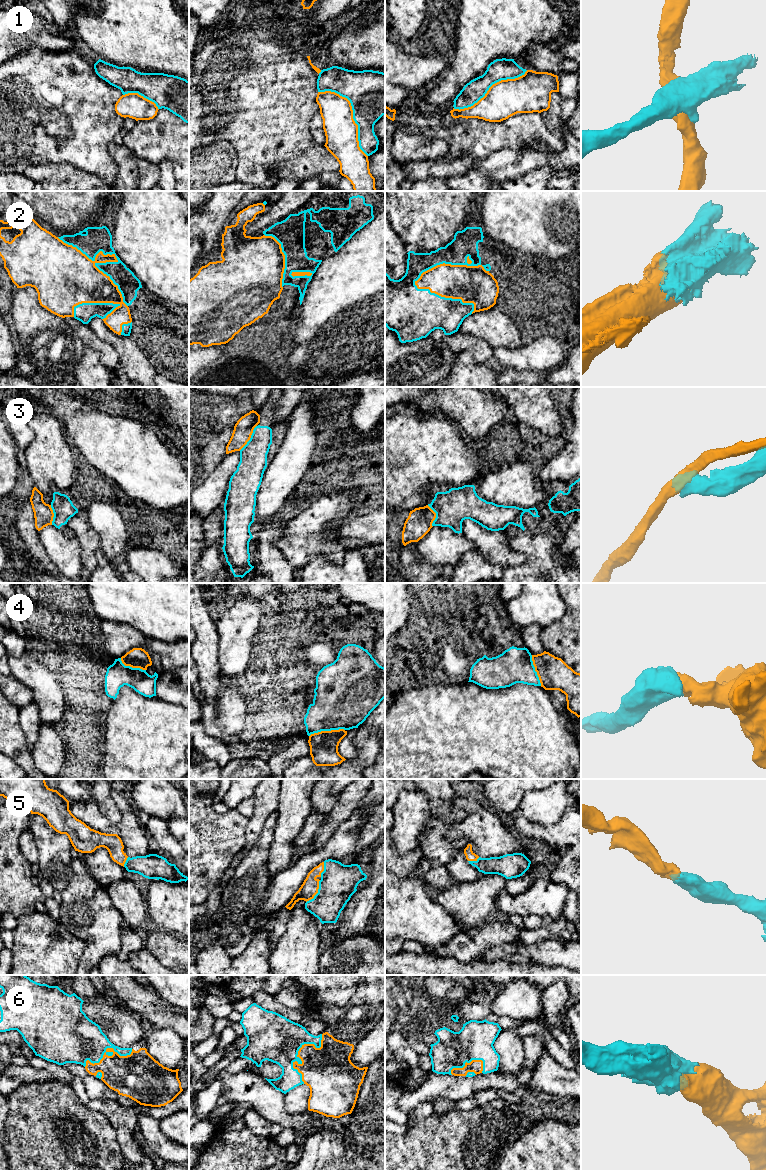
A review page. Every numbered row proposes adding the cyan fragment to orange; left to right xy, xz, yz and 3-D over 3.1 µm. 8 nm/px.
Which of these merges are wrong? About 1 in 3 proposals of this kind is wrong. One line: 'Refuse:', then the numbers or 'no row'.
Refuse: 1, 3

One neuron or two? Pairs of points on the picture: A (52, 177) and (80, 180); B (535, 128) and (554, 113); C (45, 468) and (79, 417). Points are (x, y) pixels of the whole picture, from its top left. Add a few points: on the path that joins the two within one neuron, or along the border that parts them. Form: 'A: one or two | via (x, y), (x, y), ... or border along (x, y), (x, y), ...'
A: one | via (59, 178), (73, 180)
B: two | border along (539, 113), (545, 120)
C: two | border along (55, 416), (60, 422), (66, 437), (82, 454)

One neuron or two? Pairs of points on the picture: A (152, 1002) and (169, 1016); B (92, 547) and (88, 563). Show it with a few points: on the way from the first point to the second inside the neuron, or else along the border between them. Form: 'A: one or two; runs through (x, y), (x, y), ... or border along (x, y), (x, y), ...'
A: one; runs through (156, 1005), (165, 1014)
B: one; runs through (89, 551), (89, 559)

